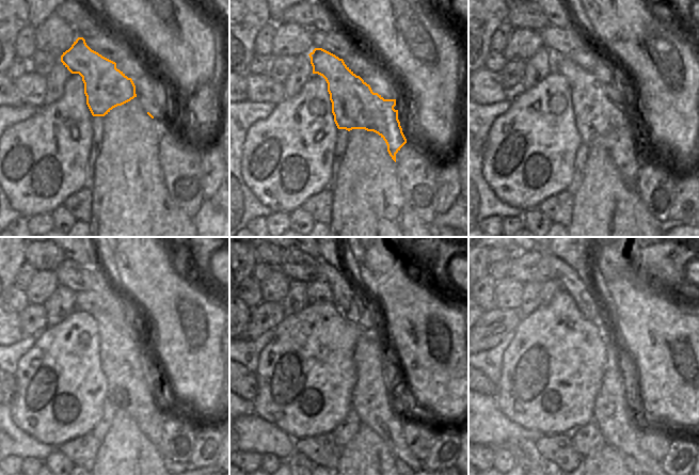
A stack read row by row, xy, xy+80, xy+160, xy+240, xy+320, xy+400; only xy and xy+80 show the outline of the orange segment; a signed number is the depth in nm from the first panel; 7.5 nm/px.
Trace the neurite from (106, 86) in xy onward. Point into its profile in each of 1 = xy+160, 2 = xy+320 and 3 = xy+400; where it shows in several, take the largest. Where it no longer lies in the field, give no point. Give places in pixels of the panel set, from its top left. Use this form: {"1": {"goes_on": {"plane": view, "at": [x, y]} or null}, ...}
{"1": {"goes_on": {"plane": "xy+160", "at": [601, 119]}}, "2": {"goes_on": {"plane": "xy+320", "at": [370, 399]}}, "3": {"goes_on": {"plane": "xy+400", "at": [612, 415]}}}

